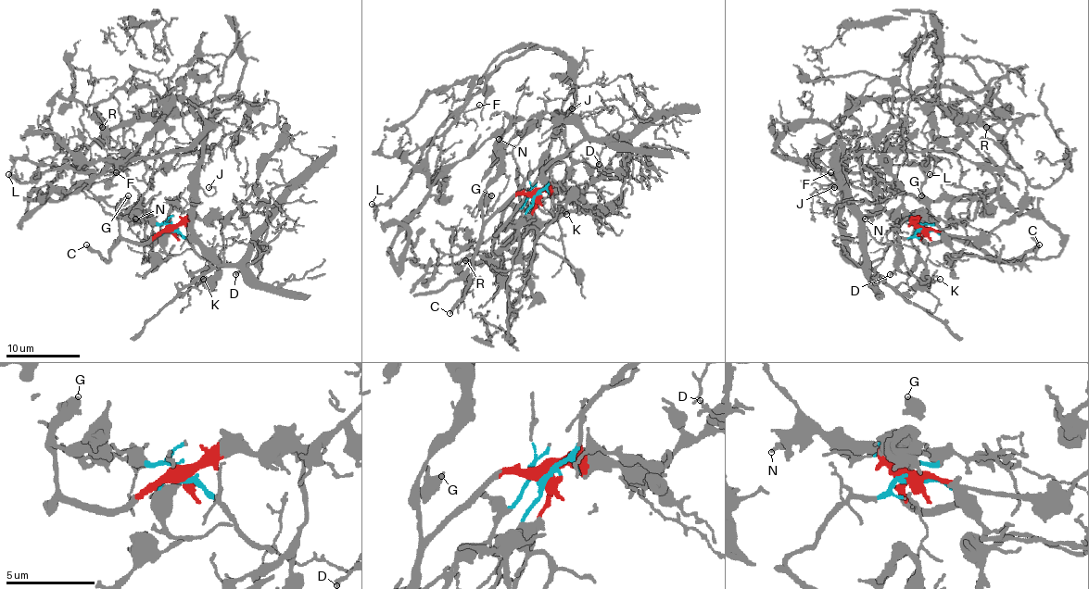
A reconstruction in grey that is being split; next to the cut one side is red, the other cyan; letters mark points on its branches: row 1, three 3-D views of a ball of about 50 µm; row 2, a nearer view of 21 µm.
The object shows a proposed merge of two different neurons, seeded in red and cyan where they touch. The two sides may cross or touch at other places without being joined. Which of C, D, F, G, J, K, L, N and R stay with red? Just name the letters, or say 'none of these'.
C, D, G, K, N

